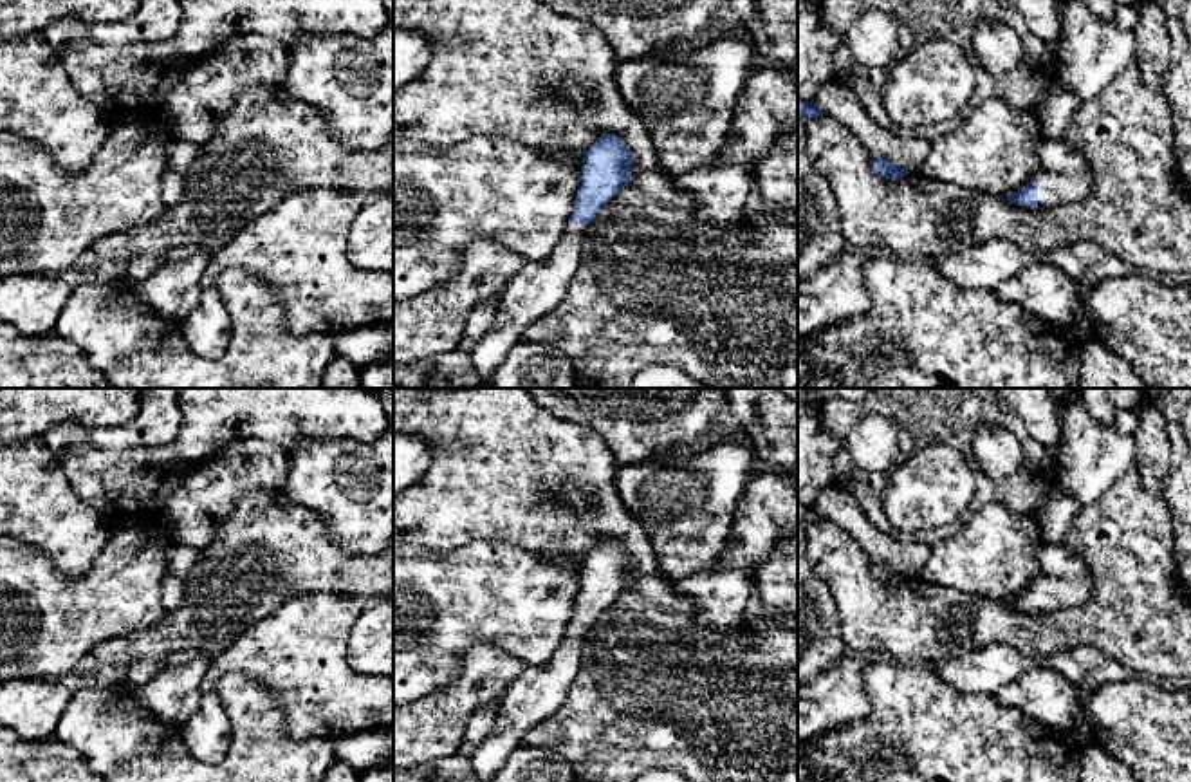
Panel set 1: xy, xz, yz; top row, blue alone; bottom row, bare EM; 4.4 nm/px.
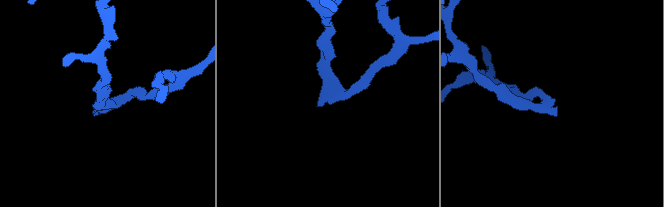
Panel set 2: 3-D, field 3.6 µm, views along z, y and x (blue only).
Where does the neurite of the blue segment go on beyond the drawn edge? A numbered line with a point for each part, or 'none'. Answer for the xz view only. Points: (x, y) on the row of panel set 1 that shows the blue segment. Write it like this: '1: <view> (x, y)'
1: xz (536, 288)

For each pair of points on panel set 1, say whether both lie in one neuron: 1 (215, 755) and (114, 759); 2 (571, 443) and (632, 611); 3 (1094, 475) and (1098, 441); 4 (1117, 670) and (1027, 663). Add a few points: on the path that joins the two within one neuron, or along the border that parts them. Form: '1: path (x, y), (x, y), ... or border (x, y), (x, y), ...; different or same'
1: border (179, 726), (183, 748), (206, 763); different
2: path (592, 484), (637, 544), (646, 569); same
3: path (1094, 466), (1098, 450); same
4: path (1096, 669), (1049, 663); same

